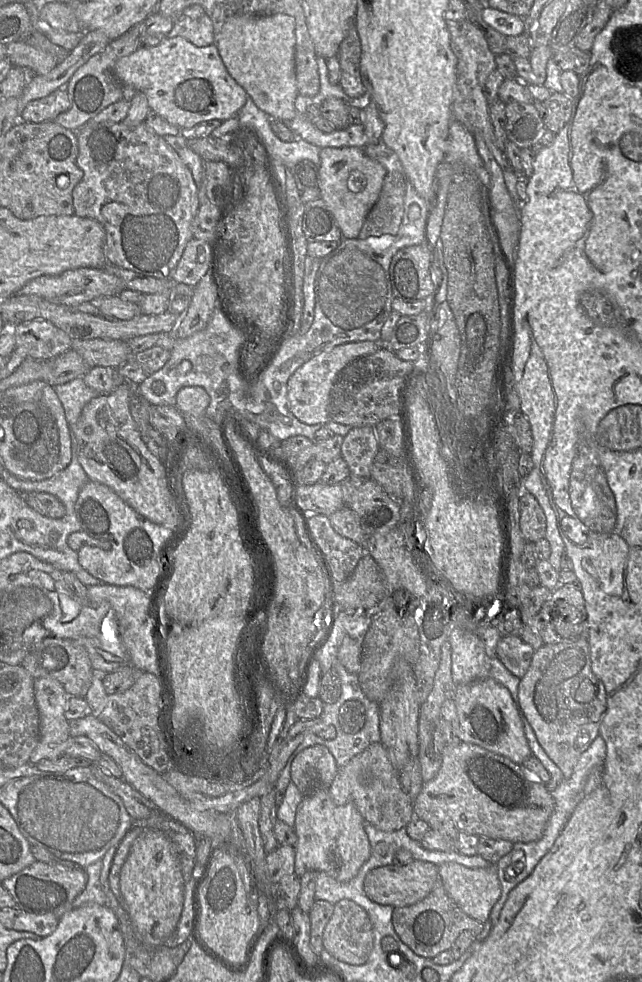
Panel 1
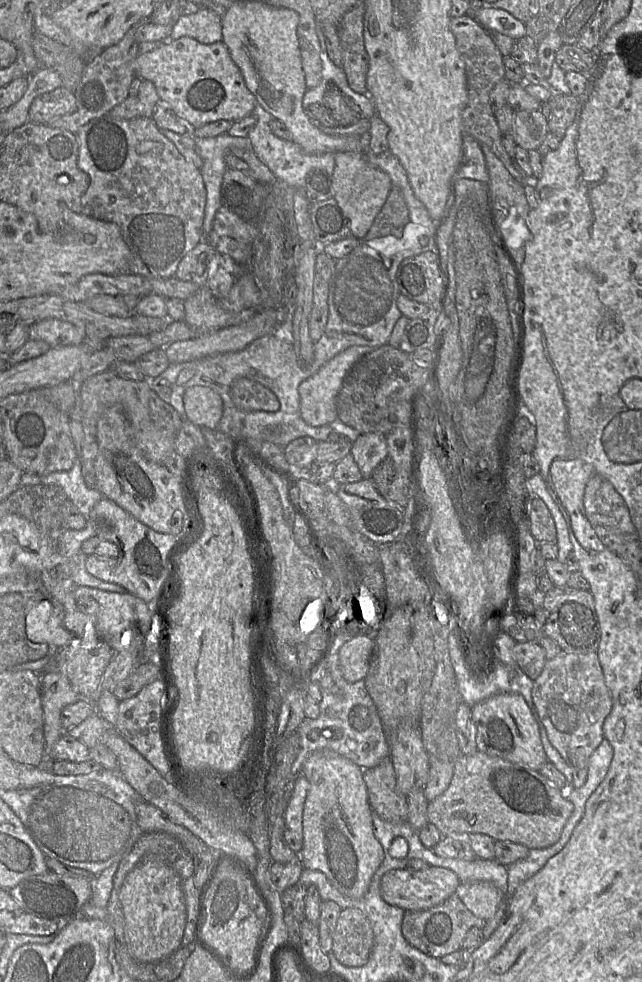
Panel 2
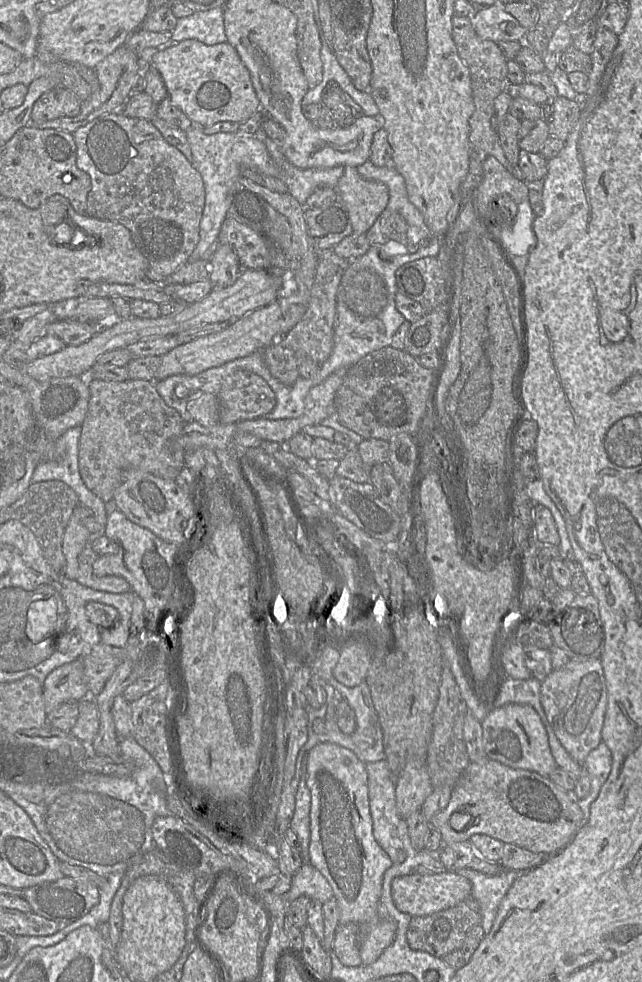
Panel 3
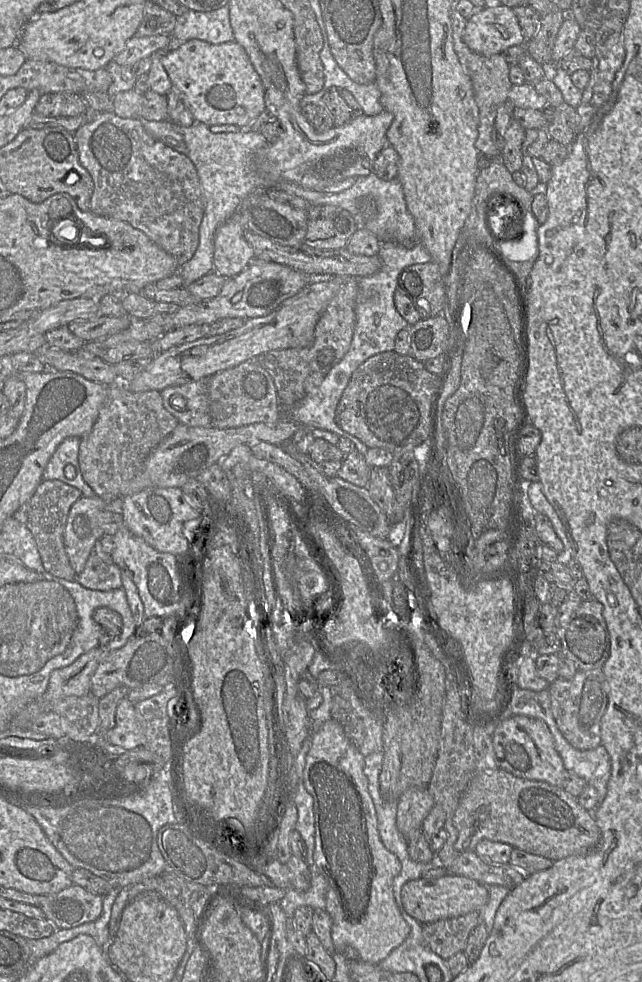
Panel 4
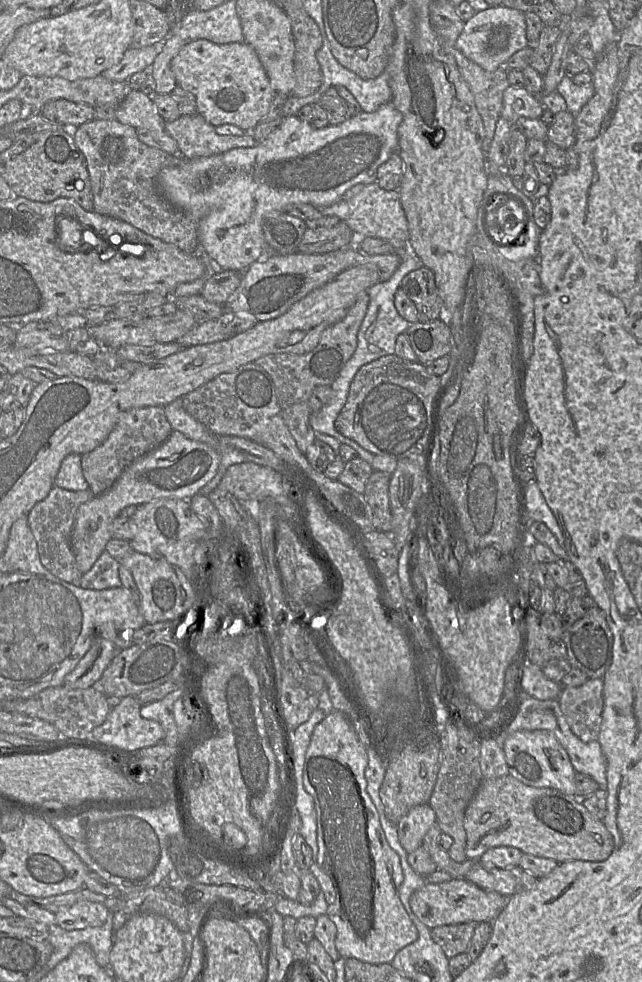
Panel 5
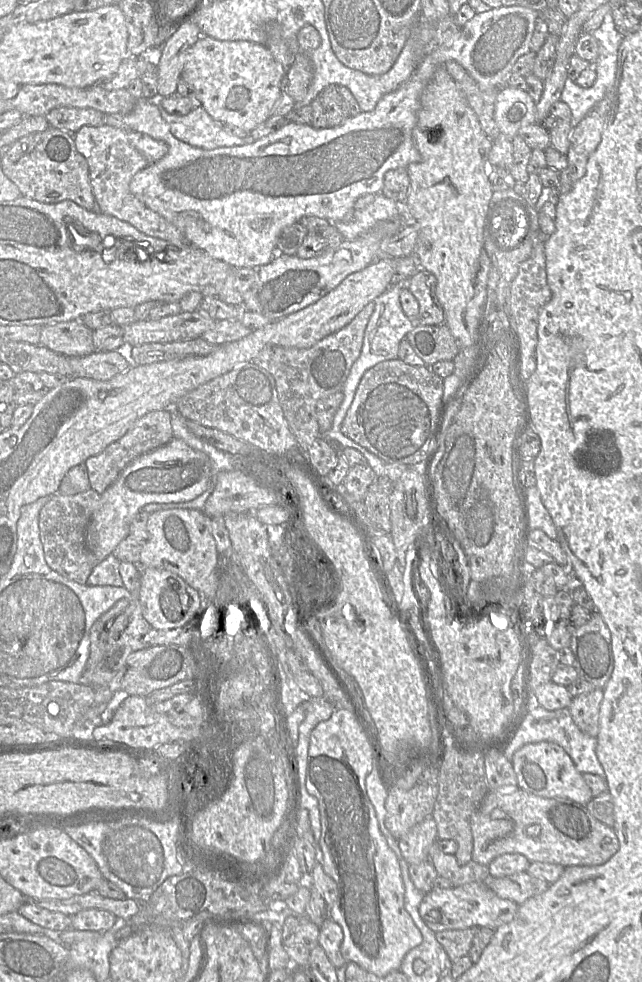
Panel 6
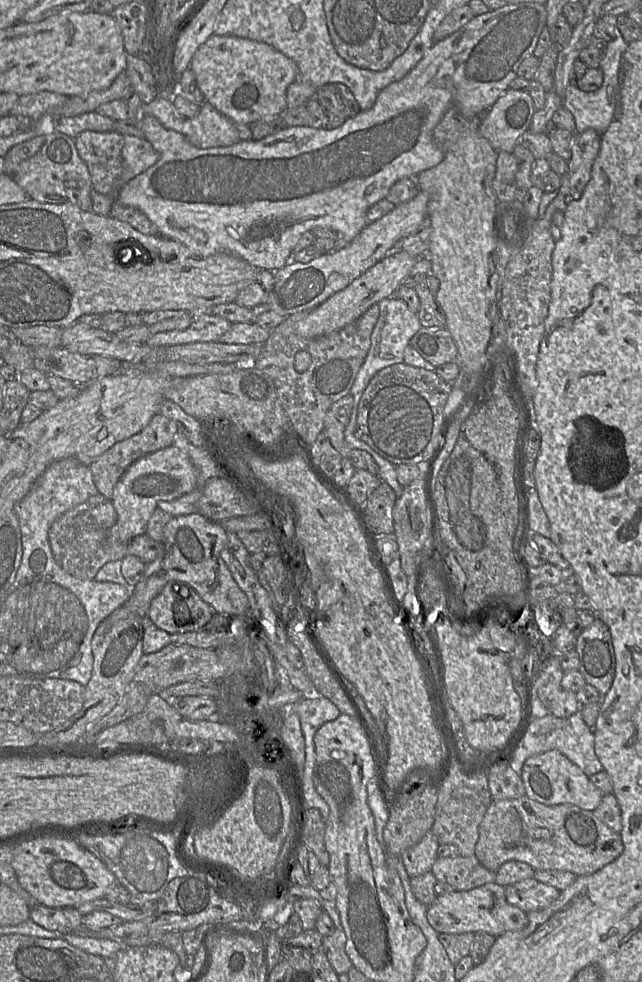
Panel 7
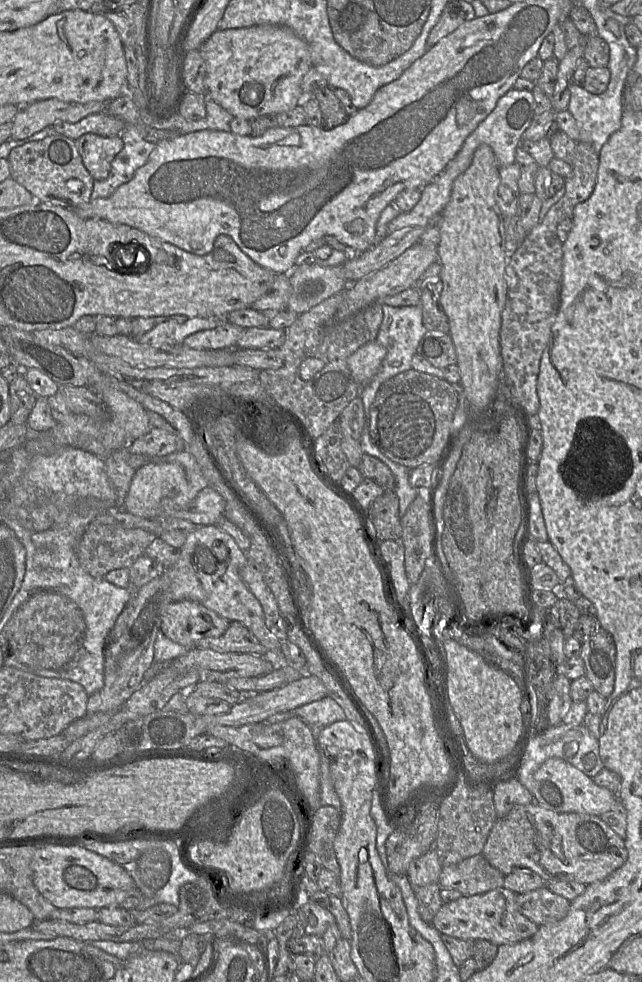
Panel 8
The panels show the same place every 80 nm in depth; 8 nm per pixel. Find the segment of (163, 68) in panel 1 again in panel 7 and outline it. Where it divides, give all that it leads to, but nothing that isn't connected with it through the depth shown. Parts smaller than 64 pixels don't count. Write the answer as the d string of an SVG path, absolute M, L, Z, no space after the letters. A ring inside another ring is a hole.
M212 34L194 53L189 67L204 98L232 122L268 122L287 110L286 91L298 78L296 64L264 43L231 35Z

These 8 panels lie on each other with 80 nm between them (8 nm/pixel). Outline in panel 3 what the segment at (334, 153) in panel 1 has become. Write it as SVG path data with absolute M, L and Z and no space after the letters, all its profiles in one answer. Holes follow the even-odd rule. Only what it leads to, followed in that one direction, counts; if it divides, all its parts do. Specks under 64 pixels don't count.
M352 166L344 167L335 190L348 211L353 233L366 234L389 201L385 184L363 178Z

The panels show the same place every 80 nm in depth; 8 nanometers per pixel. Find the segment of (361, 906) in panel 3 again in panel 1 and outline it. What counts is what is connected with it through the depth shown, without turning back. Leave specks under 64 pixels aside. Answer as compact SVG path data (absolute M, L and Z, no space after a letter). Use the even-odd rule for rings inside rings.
M320 788L304 796L297 810L294 830L298 836L295 847L295 875L297 876L306 871L321 871L338 881L347 882L358 873L371 856L364 818L353 803L337 805L330 796L329 788Z

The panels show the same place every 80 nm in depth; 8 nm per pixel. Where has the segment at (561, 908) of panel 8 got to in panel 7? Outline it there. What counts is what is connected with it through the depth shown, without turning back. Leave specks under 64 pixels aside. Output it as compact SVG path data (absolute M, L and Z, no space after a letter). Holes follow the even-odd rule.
M534 878L504 886L504 891L507 901L525 913L549 907L561 894L557 888Z

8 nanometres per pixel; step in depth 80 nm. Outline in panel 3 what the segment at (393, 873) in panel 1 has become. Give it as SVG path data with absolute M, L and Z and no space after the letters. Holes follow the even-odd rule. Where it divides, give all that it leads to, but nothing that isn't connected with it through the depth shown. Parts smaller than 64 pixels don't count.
M455 871L434 874L411 873L397 876L391 883L391 894L396 908L412 917L427 916L464 902L471 897L470 881Z

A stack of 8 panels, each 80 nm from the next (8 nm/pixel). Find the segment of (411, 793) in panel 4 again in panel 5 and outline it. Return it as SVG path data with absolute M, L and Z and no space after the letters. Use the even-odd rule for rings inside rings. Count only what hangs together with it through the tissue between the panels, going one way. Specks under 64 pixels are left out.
M428 803L411 808L399 820L398 837L407 853L413 852L422 845L425 834L435 822L435 812Z

